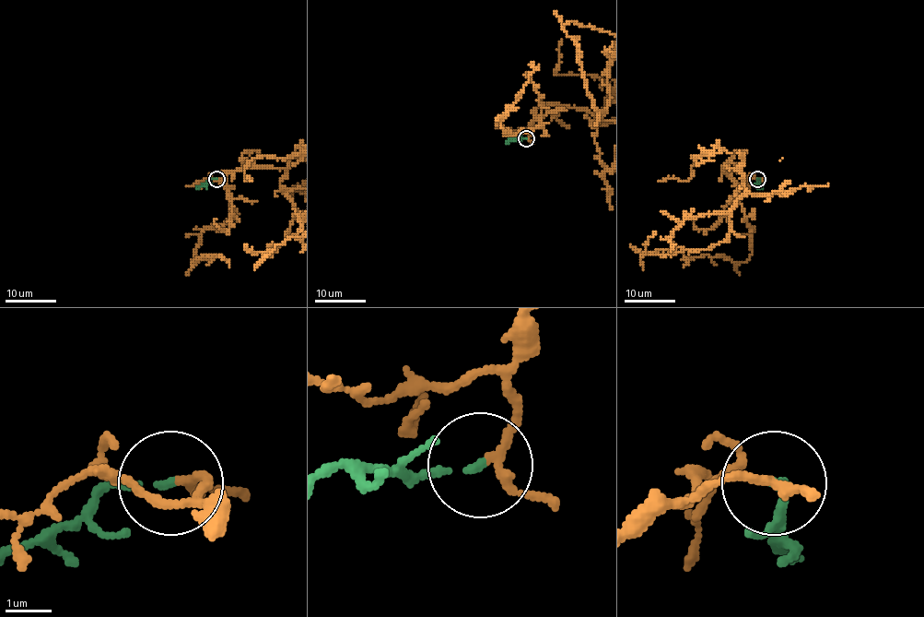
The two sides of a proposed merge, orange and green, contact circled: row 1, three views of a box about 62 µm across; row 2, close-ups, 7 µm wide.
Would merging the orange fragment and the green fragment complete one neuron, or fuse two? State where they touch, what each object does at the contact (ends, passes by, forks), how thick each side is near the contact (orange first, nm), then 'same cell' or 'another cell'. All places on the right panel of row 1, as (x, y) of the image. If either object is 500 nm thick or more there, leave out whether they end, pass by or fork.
(757, 179) | orange passes by | green ends | 180/150 nm | same cell

